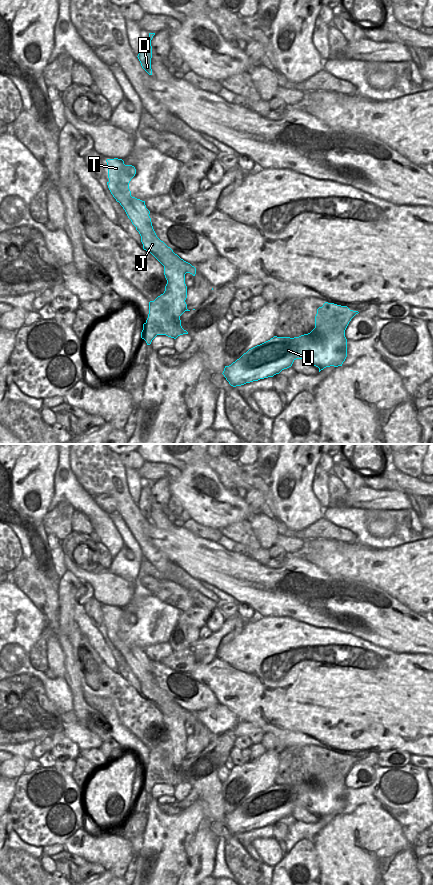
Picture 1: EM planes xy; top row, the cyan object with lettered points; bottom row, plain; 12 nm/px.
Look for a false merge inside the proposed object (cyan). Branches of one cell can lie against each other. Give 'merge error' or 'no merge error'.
merge error

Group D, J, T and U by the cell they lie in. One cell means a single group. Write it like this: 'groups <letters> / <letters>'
groups D T U / J

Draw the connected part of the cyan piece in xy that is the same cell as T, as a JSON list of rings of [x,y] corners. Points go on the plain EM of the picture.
[[[107,607],[108,636],[117,650],[125,658],[128,666],[136,675],[140,675],[145,669],[152,674],[150,659],[146,656],[145,649],[131,644],[129,631],[136,622],[132,613],[125,613],[122,607]]]

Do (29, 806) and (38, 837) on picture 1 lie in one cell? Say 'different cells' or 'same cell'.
same cell

